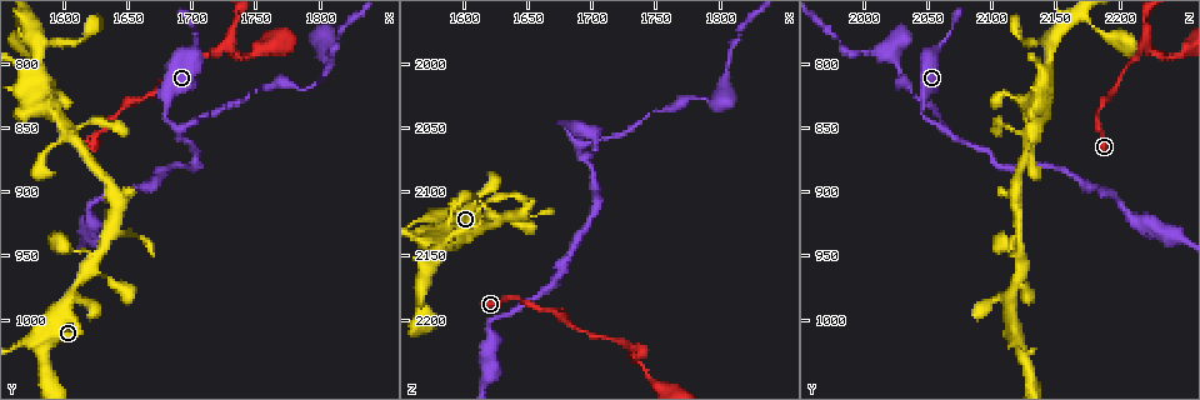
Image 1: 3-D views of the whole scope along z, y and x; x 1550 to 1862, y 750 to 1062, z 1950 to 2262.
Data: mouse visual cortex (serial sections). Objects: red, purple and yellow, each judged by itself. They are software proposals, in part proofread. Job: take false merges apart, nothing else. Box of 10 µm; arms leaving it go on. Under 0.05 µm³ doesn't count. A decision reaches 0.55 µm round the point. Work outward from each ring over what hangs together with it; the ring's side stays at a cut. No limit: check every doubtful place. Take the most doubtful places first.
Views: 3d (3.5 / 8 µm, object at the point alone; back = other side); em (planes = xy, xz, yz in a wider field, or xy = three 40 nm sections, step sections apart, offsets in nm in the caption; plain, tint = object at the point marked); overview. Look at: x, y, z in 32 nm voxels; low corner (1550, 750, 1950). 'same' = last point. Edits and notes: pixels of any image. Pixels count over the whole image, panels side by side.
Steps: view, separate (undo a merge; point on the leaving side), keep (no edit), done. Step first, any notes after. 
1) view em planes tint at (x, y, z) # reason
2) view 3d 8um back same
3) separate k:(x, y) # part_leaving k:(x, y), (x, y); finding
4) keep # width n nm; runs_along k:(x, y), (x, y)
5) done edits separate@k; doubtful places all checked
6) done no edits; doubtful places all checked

view 3d 3.5um at (1688, 850, 2062) # sudden change in width

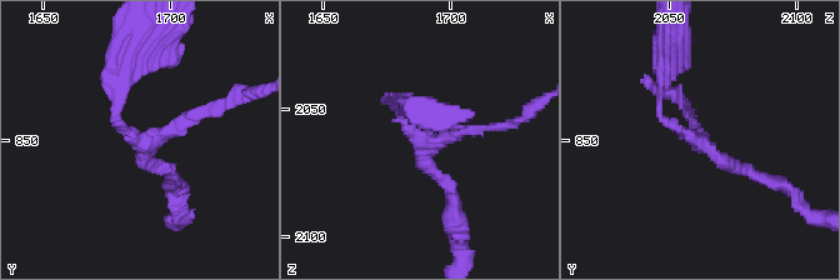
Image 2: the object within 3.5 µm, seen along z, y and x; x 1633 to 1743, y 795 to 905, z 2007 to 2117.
view em xy step 5 tint at (1688, 852, 2062) # arms 3; arm_widths 100, 150, 150 nm

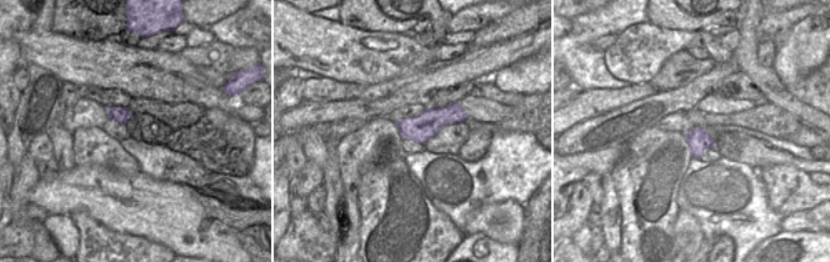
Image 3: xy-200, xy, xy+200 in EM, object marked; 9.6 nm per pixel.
keep # runs_along 2:(664, 85), (661, 111), (670, 124), (763, 178); continuous, no second cell

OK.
view 3d 8um at (1724, 790, 2216) # three-way junction

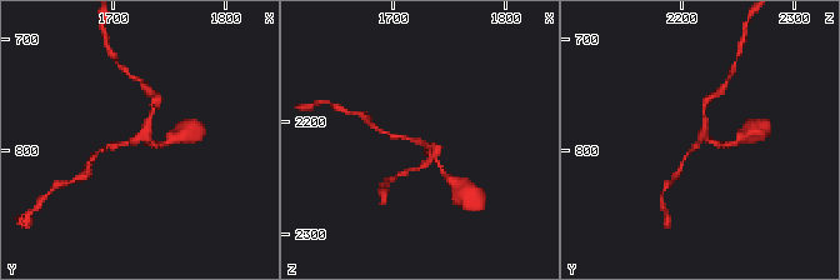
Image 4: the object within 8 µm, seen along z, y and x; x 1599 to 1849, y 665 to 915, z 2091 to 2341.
view em xy step 3 tint same # arms 3; arm_widths 150, 150, 150 nm

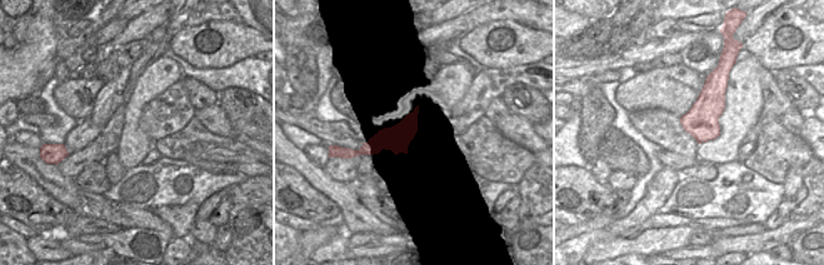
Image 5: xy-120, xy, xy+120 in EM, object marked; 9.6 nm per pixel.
keep # all the same cell

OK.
view 3d 3.5um at (1806, 792, 2022) # a fork

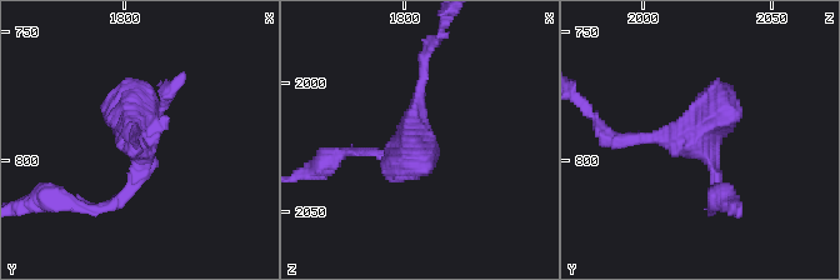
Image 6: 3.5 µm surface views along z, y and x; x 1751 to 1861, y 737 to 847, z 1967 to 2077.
view em xy step 3 plain at (1806, 793, 2021) # need the tissue

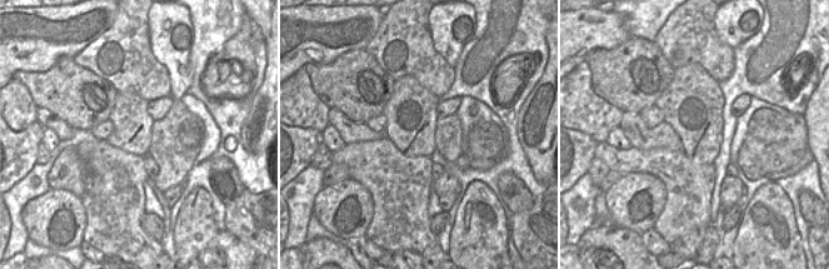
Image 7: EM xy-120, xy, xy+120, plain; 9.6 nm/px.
view em xy step 3 tint same # with the object marked

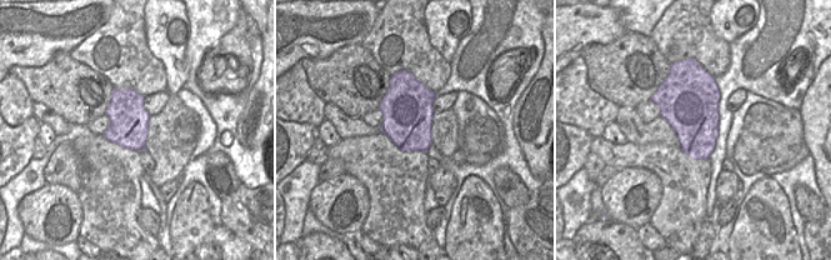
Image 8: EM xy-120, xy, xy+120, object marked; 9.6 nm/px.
keep # runs_along 6:(111, 203), (146, 153), (131, 110), (100, 106); one cell here

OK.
done no edits; doubtful places all checked

